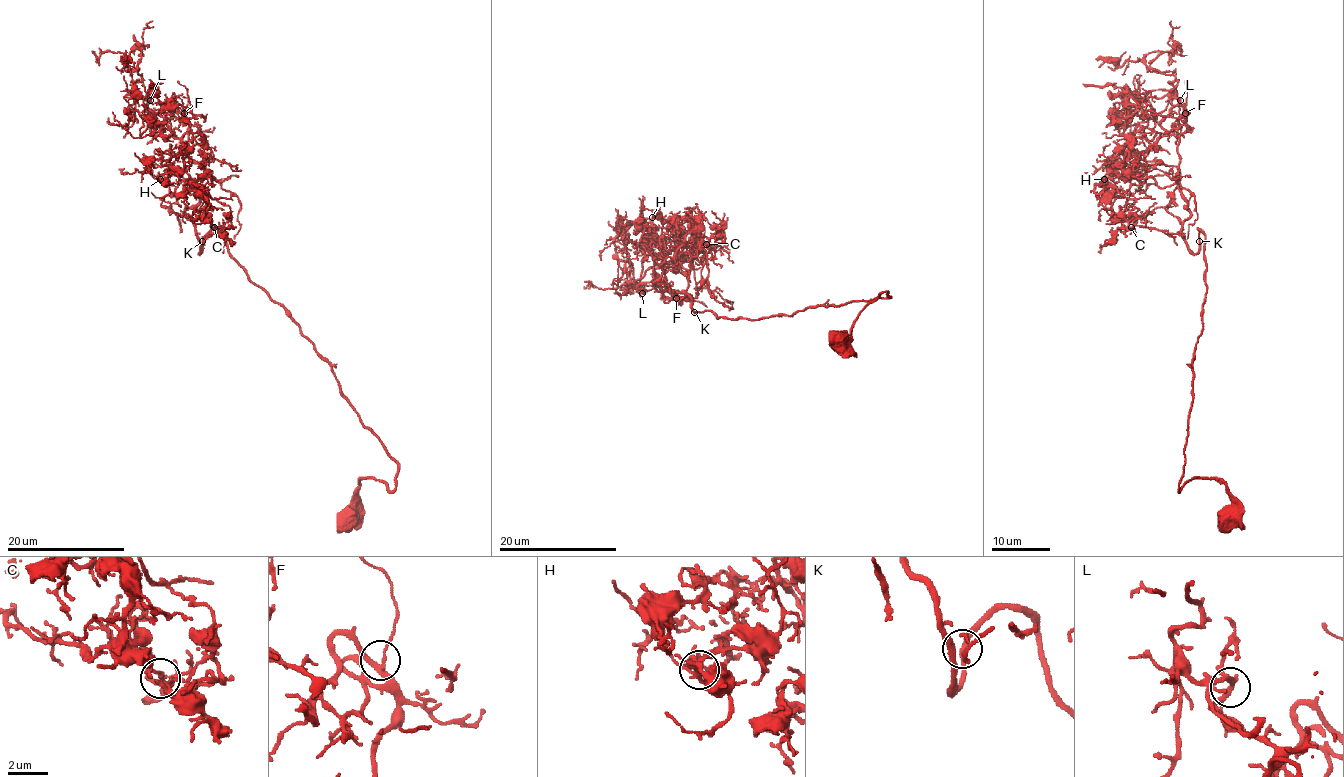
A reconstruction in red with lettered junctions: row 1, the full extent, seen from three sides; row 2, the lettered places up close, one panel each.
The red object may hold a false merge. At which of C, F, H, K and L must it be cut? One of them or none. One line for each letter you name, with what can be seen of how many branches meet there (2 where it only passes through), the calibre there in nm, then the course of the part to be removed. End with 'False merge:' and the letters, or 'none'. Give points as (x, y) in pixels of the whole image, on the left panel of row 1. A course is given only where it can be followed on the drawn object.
False merge: none

